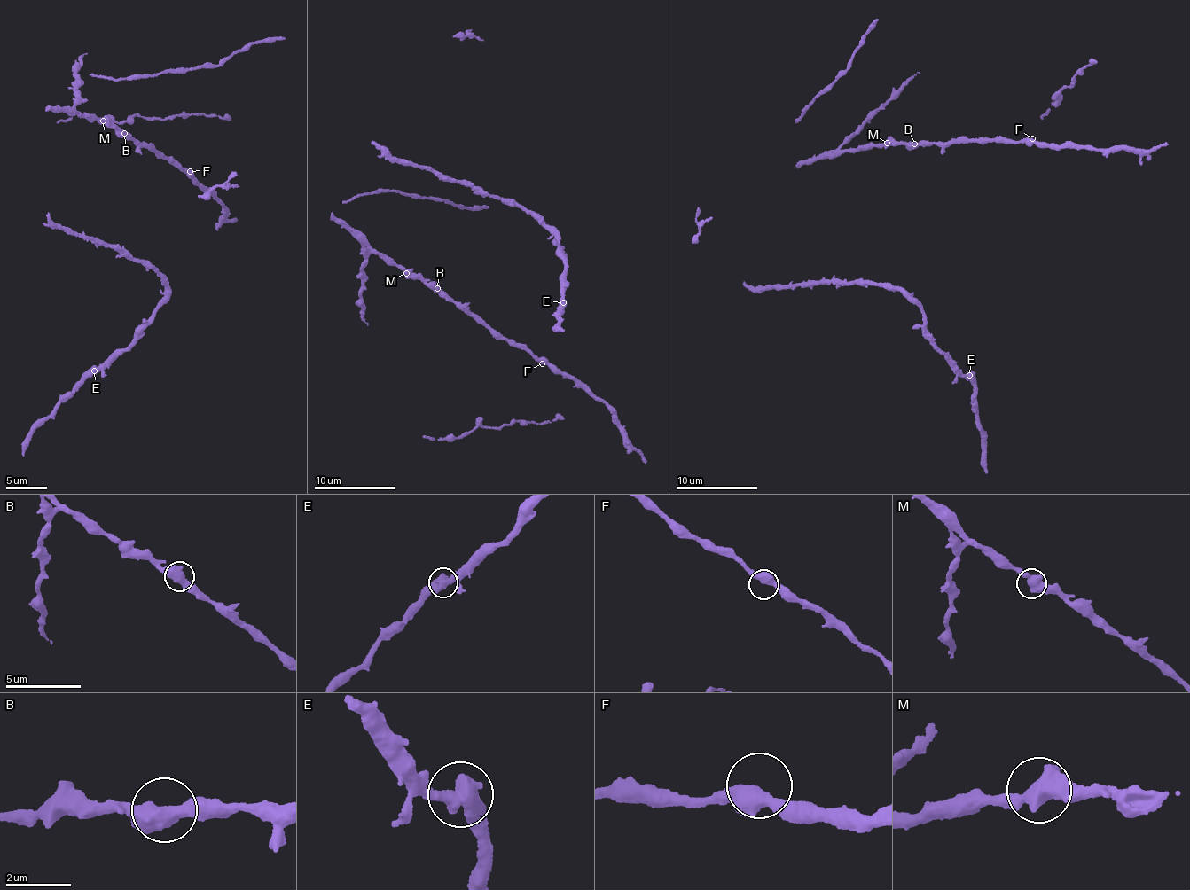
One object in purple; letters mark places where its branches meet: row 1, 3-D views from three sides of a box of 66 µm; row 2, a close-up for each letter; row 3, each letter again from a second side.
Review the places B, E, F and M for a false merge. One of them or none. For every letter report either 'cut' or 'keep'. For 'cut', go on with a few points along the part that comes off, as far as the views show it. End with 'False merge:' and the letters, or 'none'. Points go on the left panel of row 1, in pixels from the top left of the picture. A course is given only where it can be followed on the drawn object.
B: keep
E: keep
F: keep
M: keep
False merge: none

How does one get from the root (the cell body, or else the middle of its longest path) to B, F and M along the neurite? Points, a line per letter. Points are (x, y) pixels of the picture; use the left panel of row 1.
B: (46, 112), (50, 108), (77, 113), (115, 124), (124, 133)
F: (46, 112), (63, 110), (115, 124), (132, 138), (152, 146), (190, 171)
M: (46, 112), (50, 108), (63, 110), (103, 121)

